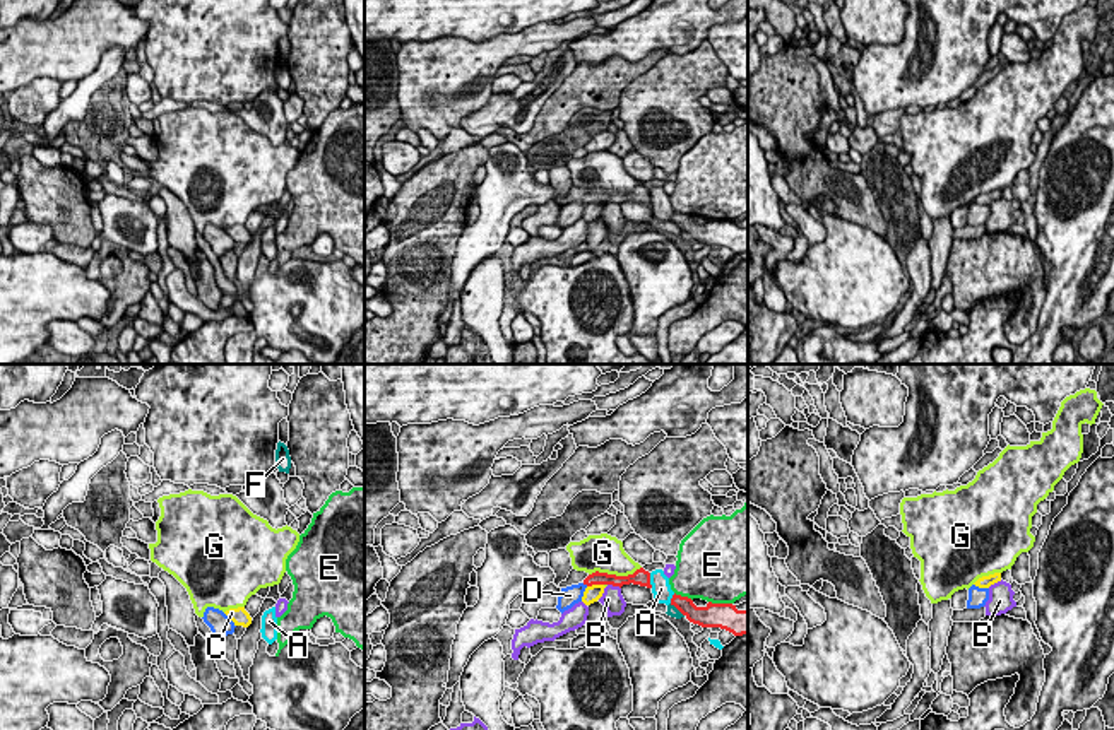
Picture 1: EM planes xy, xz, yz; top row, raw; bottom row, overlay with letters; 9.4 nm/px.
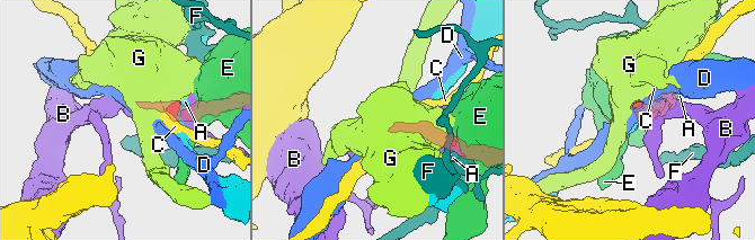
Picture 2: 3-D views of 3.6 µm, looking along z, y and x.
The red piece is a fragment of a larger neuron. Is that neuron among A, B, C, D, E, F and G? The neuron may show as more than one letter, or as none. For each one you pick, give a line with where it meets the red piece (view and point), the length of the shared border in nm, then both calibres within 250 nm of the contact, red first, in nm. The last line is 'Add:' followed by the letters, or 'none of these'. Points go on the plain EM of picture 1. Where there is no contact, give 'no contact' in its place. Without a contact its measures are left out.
Add: none of these

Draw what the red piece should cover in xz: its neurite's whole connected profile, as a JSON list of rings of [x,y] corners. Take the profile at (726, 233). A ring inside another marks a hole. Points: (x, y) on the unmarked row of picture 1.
[[[673,212],[674,222],[690,239],[702,244],[720,244],[734,253],[748,251],[748,227],[738,227],[732,221],[712,221],[696,224],[691,215]]]

